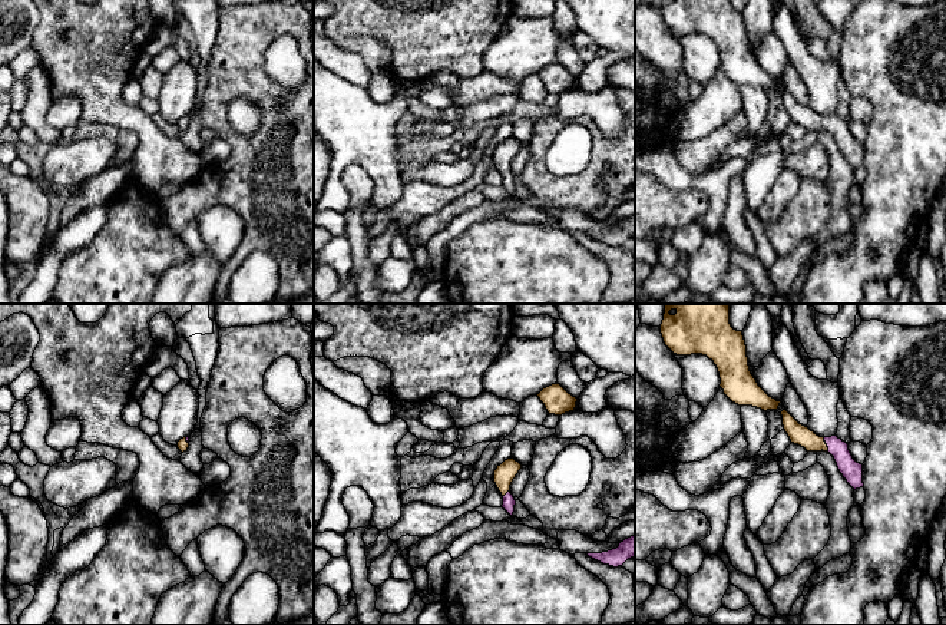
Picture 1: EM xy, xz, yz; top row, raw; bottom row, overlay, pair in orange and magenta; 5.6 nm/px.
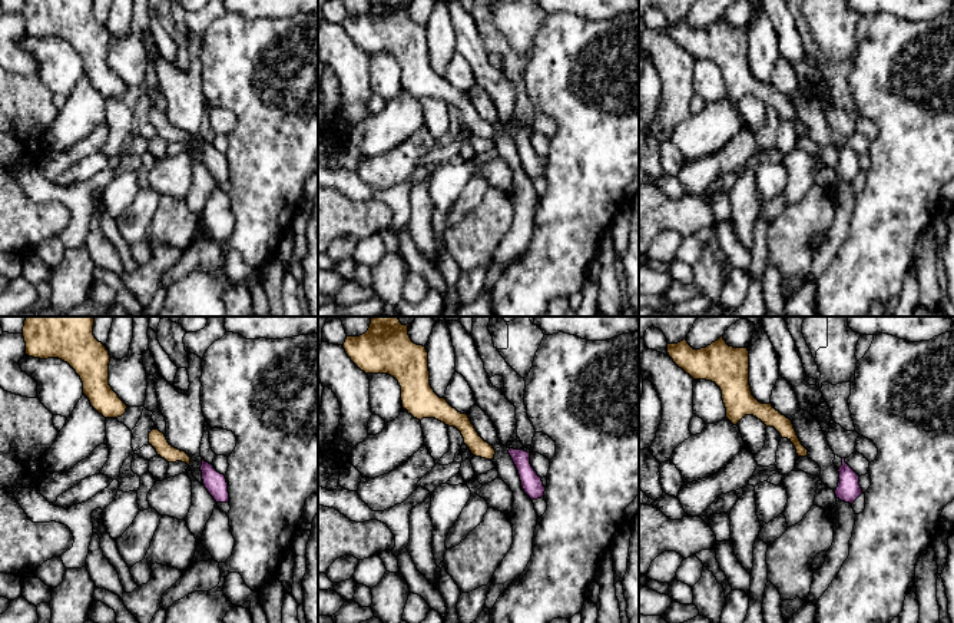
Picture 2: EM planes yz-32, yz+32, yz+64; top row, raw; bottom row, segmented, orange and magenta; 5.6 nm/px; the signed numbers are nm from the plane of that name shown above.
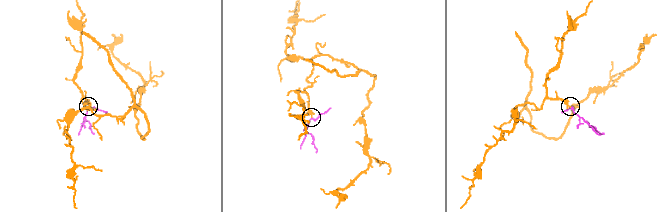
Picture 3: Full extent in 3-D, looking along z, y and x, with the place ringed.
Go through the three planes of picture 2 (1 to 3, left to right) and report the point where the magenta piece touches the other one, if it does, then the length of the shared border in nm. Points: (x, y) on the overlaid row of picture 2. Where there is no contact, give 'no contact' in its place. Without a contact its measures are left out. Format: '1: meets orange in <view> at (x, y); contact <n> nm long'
1: no contact
2: no contact
3: no contact

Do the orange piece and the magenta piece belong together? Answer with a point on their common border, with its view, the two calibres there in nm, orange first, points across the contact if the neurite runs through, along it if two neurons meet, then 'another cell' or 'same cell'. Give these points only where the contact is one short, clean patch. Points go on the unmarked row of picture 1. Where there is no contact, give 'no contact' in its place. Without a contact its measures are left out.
yz (826, 123) | 120/120 nm | across yz (800, 113), (813, 122), (826, 123), (852, 149) | same cell

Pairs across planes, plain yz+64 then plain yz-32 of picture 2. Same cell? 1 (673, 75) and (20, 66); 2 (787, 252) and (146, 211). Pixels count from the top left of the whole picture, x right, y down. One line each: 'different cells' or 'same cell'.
1: same cell
2: different cells

